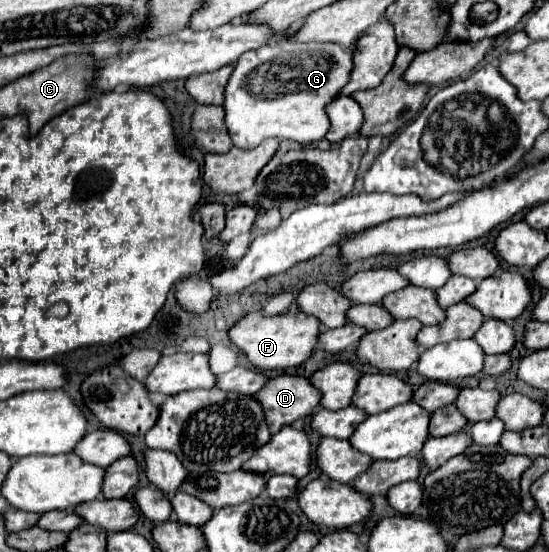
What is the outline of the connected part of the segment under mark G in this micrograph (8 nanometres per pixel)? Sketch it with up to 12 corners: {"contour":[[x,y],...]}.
{"contour":[[338,43],[248,51],[226,87],[236,147],[316,143],[350,81]]}

